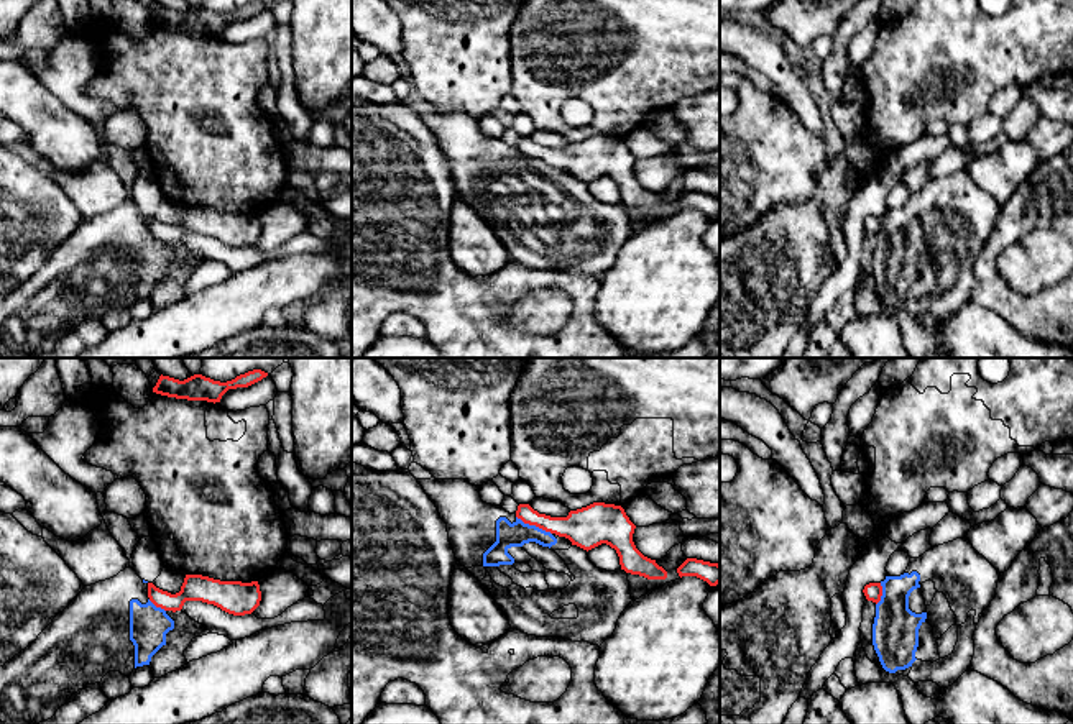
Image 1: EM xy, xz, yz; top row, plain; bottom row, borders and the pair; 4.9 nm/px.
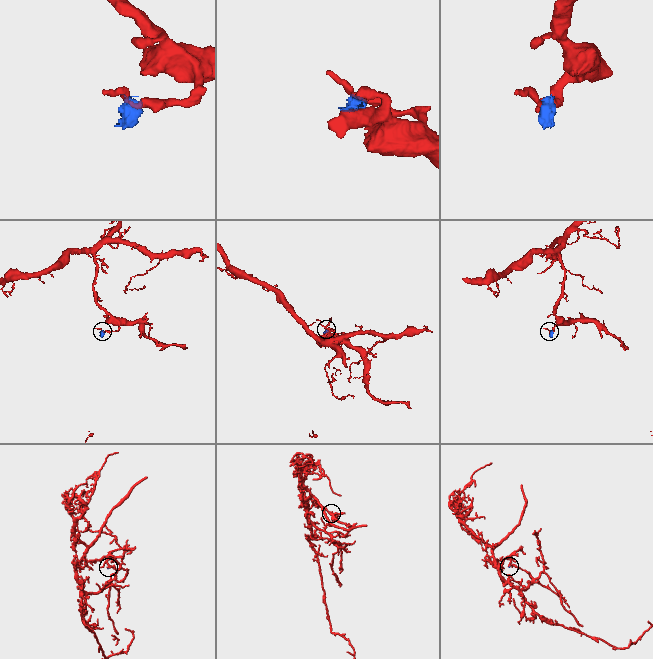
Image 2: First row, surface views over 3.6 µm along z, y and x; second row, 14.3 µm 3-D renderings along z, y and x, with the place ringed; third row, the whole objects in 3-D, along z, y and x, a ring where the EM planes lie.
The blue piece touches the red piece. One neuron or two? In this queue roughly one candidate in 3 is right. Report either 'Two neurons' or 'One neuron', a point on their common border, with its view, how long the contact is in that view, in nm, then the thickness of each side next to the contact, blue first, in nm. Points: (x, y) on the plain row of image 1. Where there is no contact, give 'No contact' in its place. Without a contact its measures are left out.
Two neurons. Touches blue at xz (534, 158). Shared border 200 nm. Thickness 120 nm (blue) against 200 nm

